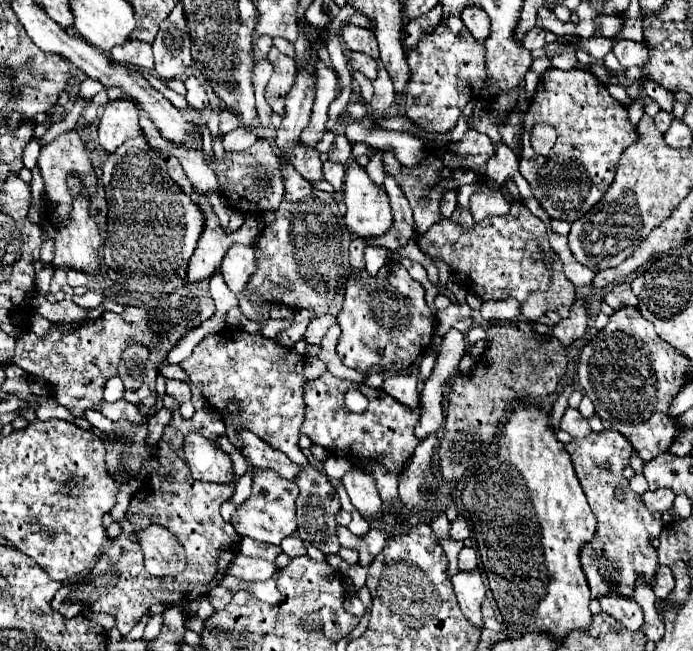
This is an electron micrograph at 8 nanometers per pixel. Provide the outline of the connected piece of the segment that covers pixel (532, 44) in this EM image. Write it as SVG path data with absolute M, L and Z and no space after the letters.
M532 27L528 29L528 33L522 37L522 45L532 51L532 49L538 49L538 47L544 47L546 41L544 41L544 29L540 27Z

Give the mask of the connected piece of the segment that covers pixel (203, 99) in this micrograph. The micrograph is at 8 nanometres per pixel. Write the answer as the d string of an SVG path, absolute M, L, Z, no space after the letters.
M188 77L186 81L186 99L188 99L188 105L194 109L194 111L204 111L208 107L208 95L204 91L204 87L200 85L200 81L196 77Z

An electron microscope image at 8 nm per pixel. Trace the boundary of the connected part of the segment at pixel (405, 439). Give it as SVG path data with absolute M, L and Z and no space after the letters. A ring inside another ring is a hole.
M324 373L314 381L304 385L306 419L302 433L312 439L312 443L322 445L332 455L346 457L354 463L364 463L366 459L378 459L390 471L400 473L408 457L412 455L412 445L420 441L412 435L414 423L418 419L418 409L408 411L408 407L396 403L390 395L370 389L368 385L338 379L332 373ZM348 389L358 389L368 397L368 409L364 413L352 413L344 407L344 393Z

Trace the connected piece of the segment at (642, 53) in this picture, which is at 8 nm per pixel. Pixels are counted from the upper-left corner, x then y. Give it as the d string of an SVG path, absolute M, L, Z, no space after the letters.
M616 39L612 51L614 51L616 59L620 61L620 65L624 69L642 67L648 61L648 55L650 55L650 51L644 43L636 43L636 41L630 41L630 39Z

